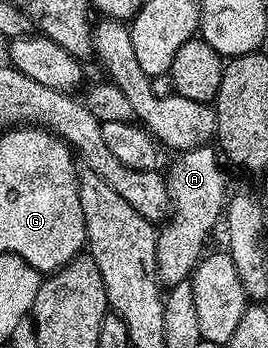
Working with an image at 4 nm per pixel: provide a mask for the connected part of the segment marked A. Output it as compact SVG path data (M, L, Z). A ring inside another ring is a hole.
M212 145L182 150L174 158L177 159L170 164L169 171L163 174L171 213L157 235L157 276L166 287L186 281L192 275L206 253L205 241L213 225L222 221L227 205L225 174L221 171L222 159Z

